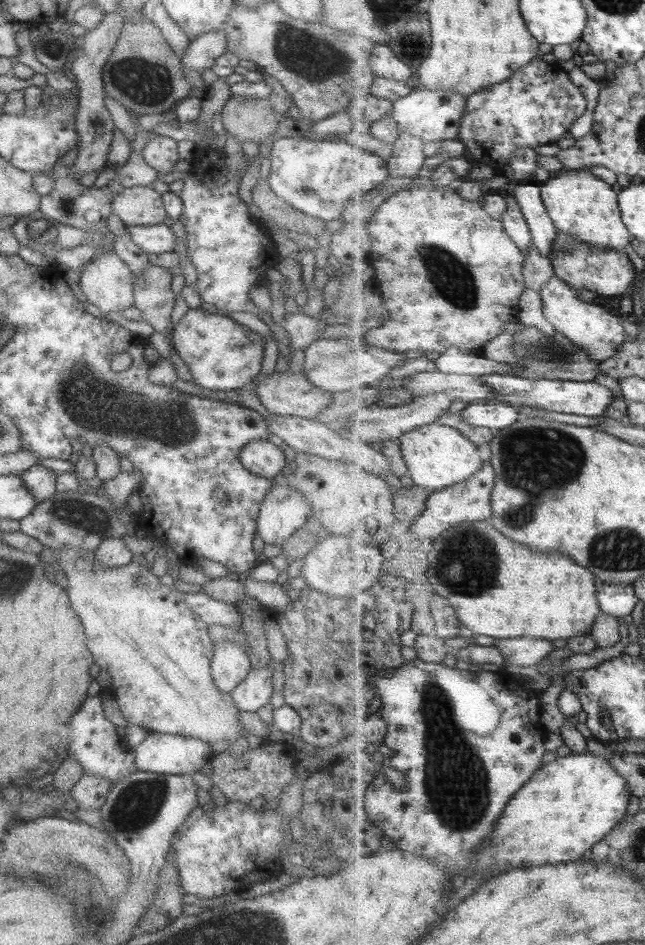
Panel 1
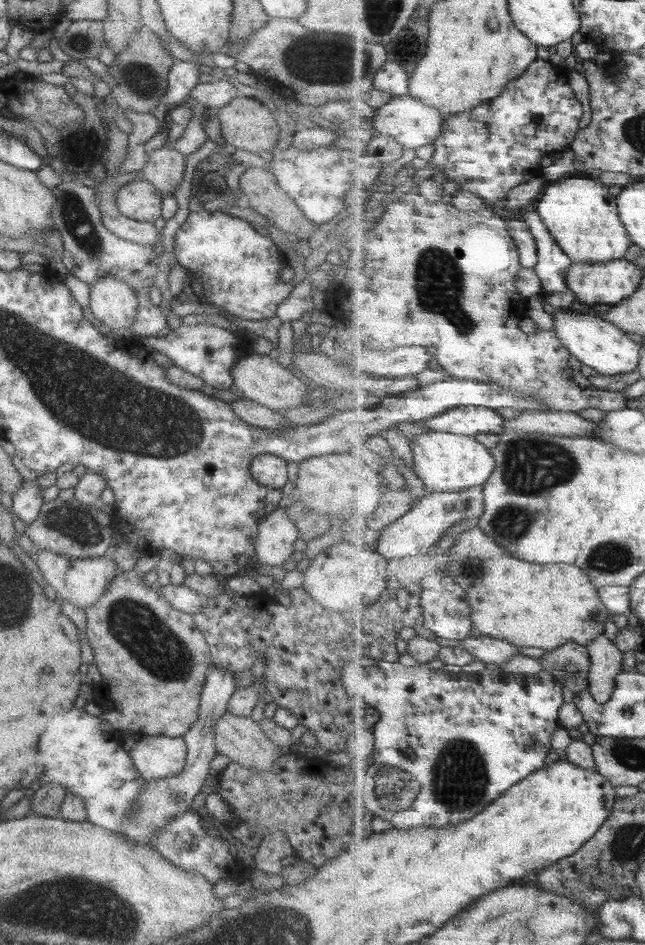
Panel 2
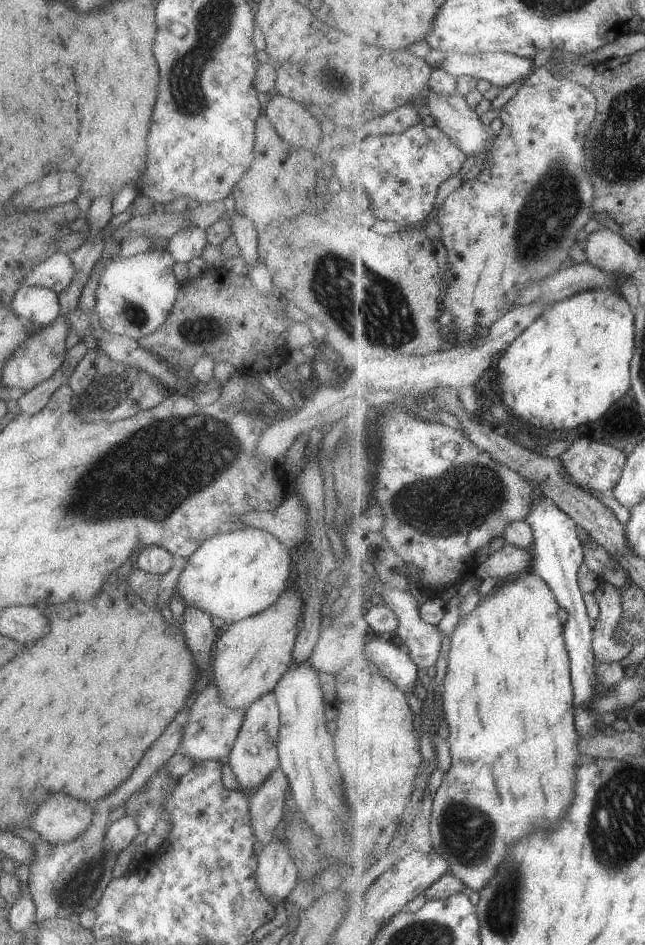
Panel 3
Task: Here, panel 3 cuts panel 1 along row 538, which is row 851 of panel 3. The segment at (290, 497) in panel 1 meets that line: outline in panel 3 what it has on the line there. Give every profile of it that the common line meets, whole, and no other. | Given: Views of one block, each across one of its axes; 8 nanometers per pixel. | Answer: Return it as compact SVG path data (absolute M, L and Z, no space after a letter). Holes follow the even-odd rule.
M275 835L256 856L255 881L261 896L275 907L279 902L285 902L298 879L295 862L289 856L287 846Z

